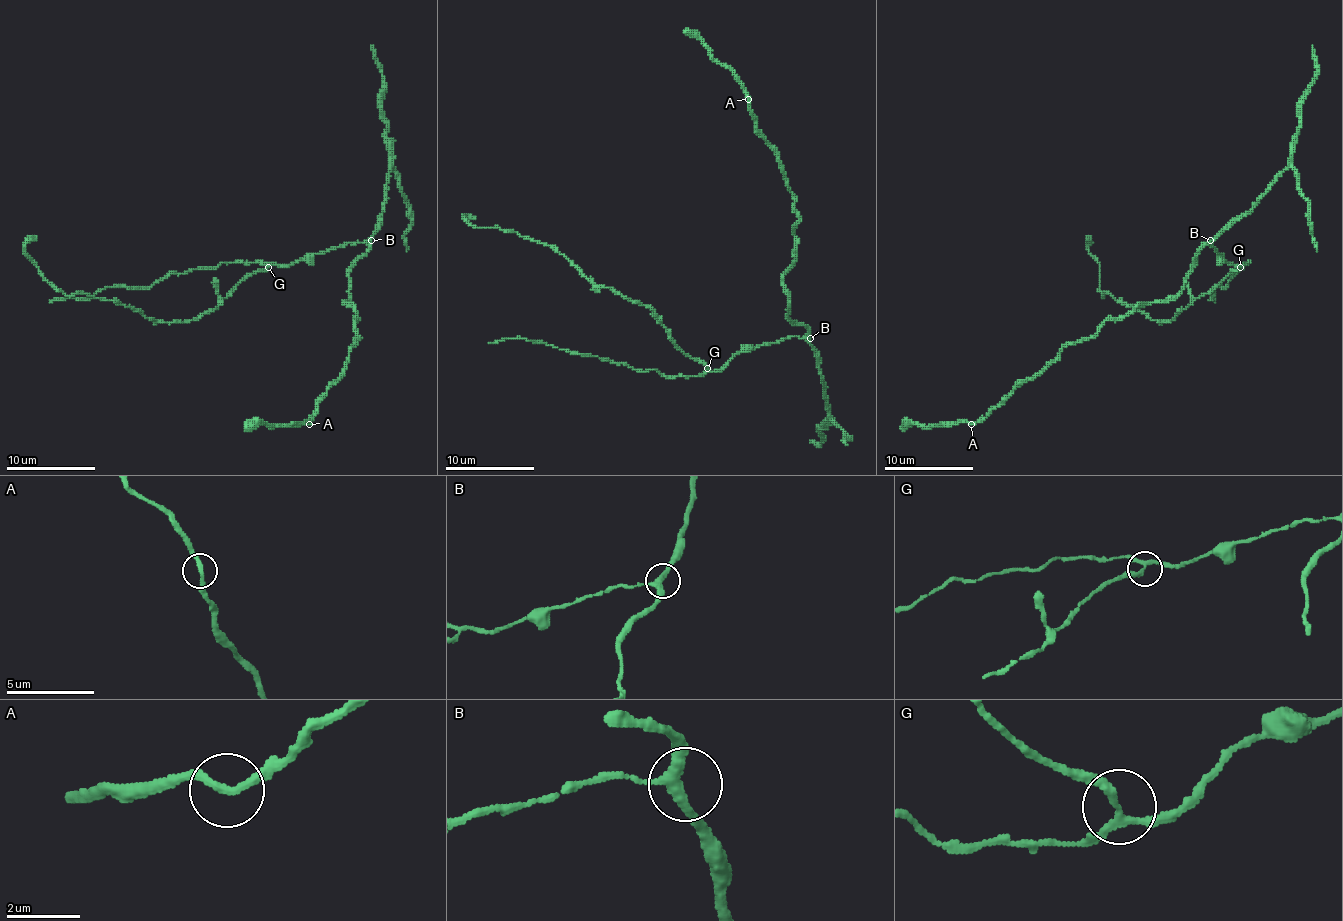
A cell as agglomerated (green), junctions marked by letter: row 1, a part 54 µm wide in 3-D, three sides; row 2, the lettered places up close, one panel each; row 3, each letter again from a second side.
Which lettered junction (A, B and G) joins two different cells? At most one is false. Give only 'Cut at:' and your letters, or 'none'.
Cut at: none

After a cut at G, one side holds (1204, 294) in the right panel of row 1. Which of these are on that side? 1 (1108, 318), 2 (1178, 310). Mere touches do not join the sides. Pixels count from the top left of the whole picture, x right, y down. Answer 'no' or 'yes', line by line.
1: no
2: yes

